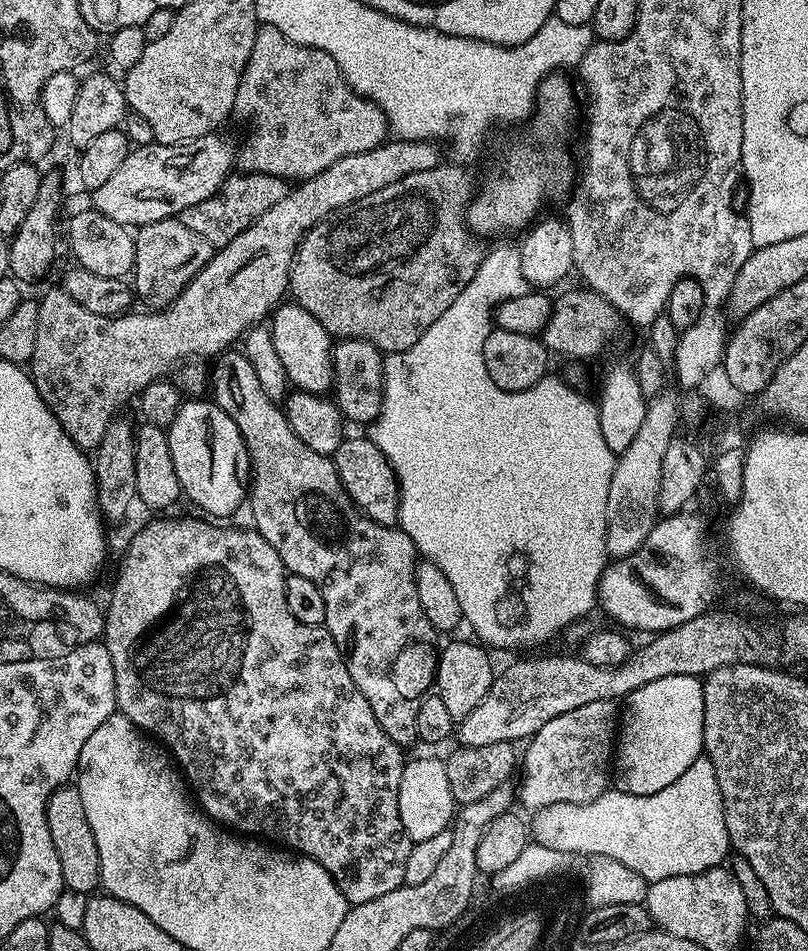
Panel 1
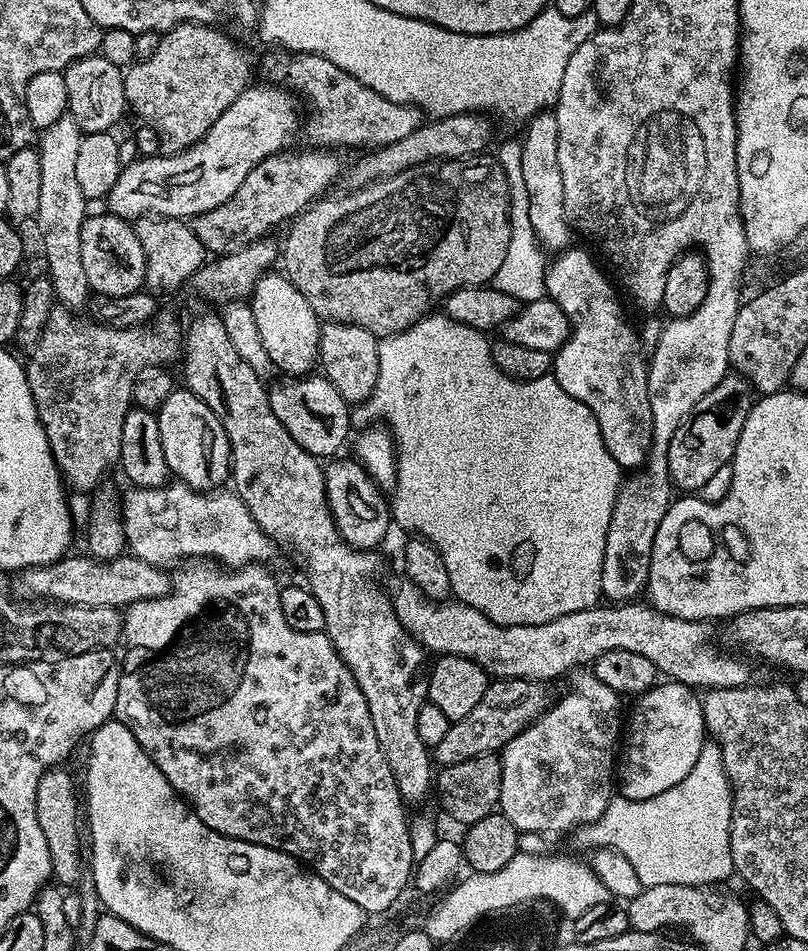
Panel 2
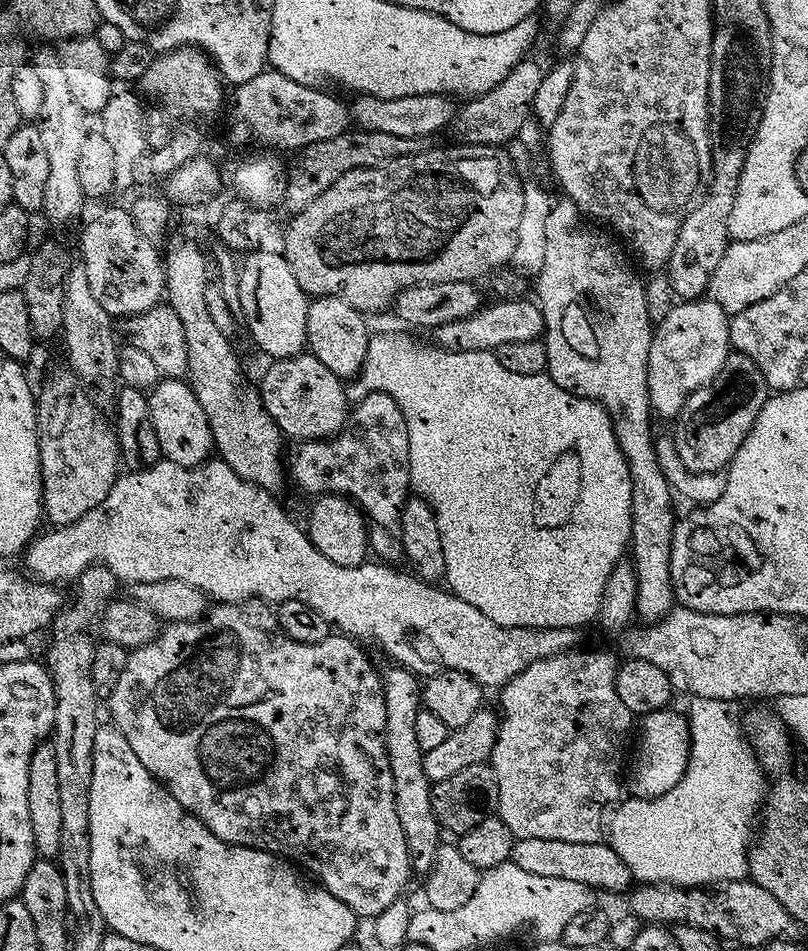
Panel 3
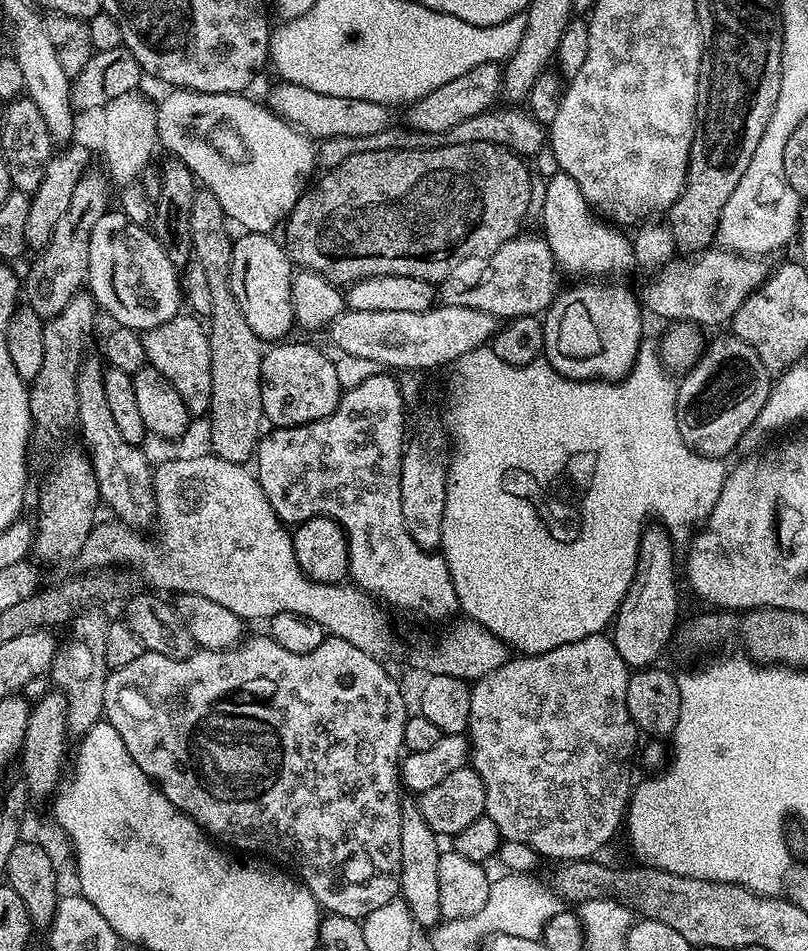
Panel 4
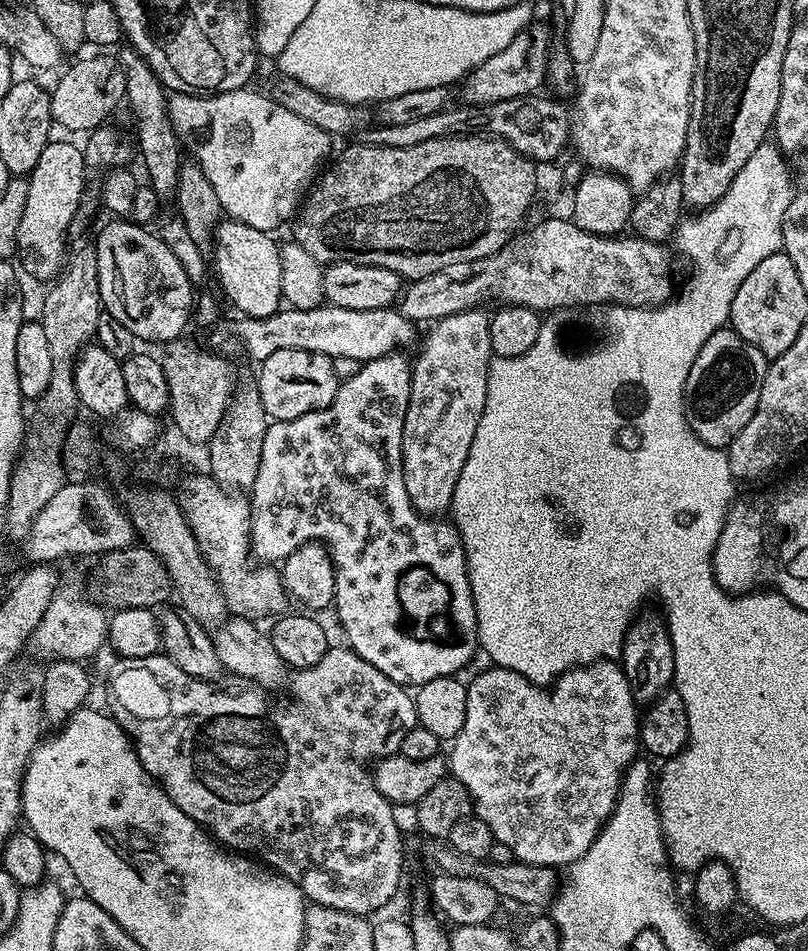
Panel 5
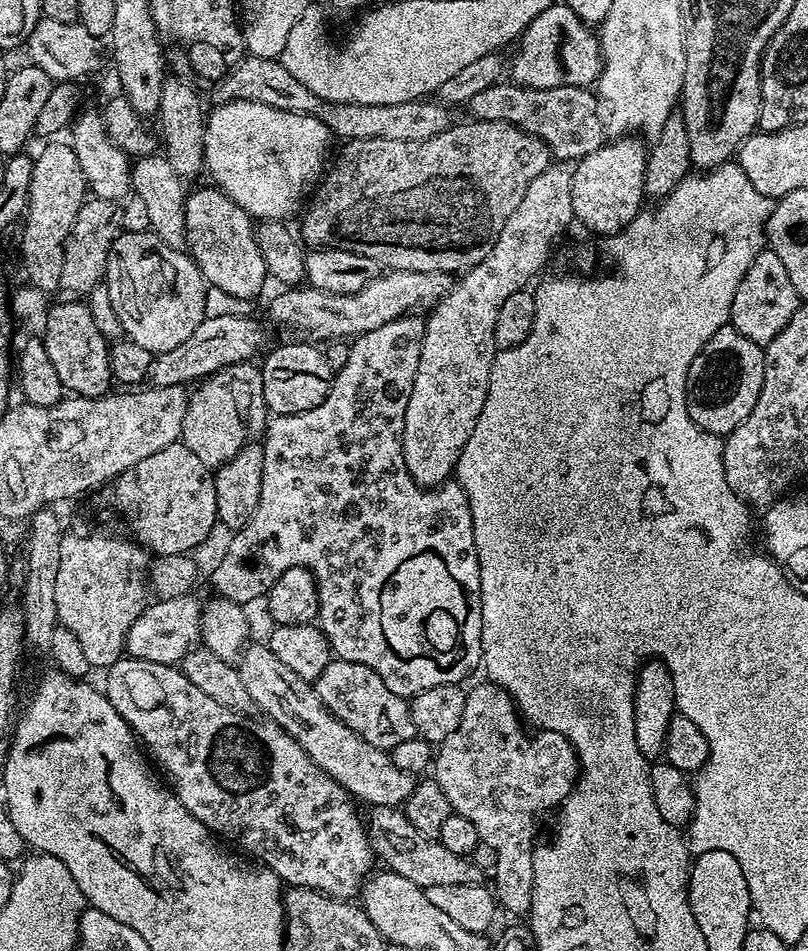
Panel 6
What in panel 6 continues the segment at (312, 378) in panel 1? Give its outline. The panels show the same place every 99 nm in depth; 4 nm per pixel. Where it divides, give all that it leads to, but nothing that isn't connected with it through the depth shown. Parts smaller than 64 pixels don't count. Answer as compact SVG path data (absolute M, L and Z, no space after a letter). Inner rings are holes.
M209 186L187 193L186 249L192 261L200 267L211 287L225 291L236 299L251 301L269 279L262 250L258 250L254 220L241 206L236 205L220 188Z

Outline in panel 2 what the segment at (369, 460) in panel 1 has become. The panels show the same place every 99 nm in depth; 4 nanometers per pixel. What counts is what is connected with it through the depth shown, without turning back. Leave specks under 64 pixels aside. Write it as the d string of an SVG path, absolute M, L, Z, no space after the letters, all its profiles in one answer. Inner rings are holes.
M332 458L323 465L328 505L336 523L336 529L347 544L354 548L372 550L377 547L384 527L390 524L390 504L385 493L368 477L368 471L359 460Z

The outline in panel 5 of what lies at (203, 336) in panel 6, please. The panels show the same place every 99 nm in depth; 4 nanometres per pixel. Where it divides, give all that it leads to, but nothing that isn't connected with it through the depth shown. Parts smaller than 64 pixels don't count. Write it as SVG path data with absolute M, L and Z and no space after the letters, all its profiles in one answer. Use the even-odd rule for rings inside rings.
M284 306L273 316L266 318L253 316L240 318L236 325L217 323L211 329L210 335L212 335L213 349L221 353L232 352L236 348L237 340L241 350L253 362L270 358L270 354L278 350L310 350L314 354L326 354L332 358L354 358L363 362L388 356L391 352L408 350L404 348L417 343L416 328L417 325L407 320L395 307L378 310L346 310L321 306L302 310Z

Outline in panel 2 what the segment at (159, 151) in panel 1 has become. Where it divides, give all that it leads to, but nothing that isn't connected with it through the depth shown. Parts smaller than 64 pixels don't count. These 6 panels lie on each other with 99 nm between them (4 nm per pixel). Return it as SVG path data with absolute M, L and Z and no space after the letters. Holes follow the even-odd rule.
M263 82L253 83L240 96L240 99L230 102L226 114L210 126L210 130L194 146L190 146L185 152L176 152L172 156L157 154L154 156L142 156L121 169L119 178L108 192L106 206L111 215L121 217L129 222L142 216L174 216L177 218L195 218L201 216L206 210L214 210L214 206L222 206L226 198L242 186L246 174L258 166L272 153L281 151L284 143L296 132L296 127L302 124L302 108L297 97L287 87L279 84Z

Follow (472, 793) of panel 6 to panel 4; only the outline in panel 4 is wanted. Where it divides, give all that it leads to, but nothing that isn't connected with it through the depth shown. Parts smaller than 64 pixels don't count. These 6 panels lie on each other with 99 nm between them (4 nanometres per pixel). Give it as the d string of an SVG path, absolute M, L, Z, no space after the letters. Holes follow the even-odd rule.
M599 632L590 634L573 644L544 652L541 656L517 655L515 658L510 658L498 670L486 674L471 685L470 722L466 733L470 741L470 767L484 780L486 786L484 811L494 822L494 826L498 826L503 839L524 842L533 848L537 857L549 856L552 862L567 862L595 857L596 851L606 847L619 828L621 831L634 787L632 755L636 752L636 736L638 737L636 723L630 718L630 710L626 710L626 686L629 675L630 667L615 649L611 635Z

